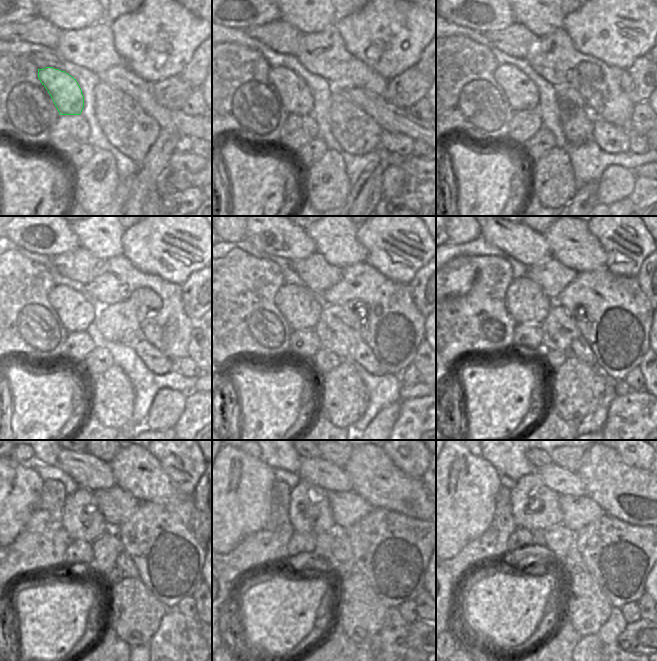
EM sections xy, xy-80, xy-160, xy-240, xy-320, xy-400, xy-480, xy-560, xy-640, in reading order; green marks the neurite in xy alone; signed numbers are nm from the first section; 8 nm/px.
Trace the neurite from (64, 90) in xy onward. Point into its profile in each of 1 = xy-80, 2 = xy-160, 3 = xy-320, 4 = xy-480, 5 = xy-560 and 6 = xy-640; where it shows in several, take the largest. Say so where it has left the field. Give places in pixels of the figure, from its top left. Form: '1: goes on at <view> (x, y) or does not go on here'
1: goes on at xy-80 (296, 97)
2: goes on at xy-160 (522, 94)
3: goes on at xy-320 (301, 308)
4: goes on at xy-480 (83, 521)
5: goes on at xy-560 (309, 511)
6: goes on at xy-640 (535, 506)

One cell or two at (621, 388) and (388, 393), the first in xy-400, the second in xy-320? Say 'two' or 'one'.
two

